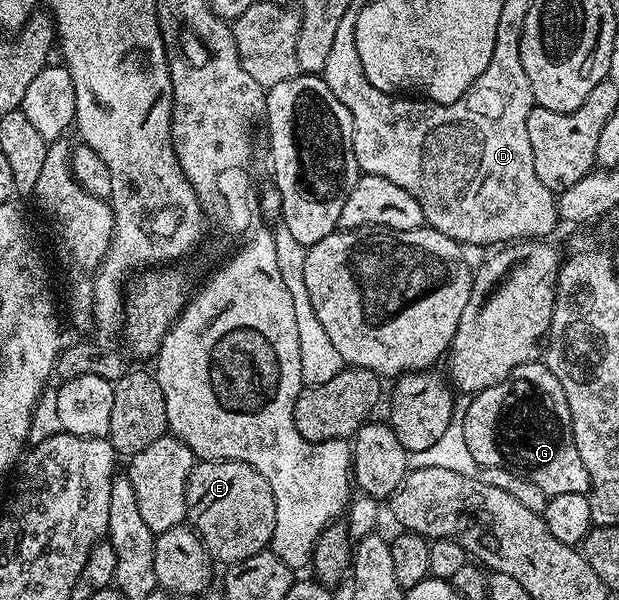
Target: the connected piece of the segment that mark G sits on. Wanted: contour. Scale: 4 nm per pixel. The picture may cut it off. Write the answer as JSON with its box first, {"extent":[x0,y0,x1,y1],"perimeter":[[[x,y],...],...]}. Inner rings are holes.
{"extent":[464,362,589,497],"perimeter":[[[543,362],[523,363],[514,369],[514,373],[510,373],[510,377],[506,377],[506,381],[498,381],[498,385],[490,385],[490,389],[477,391],[470,401],[464,425],[466,446],[477,468],[510,469],[510,473],[518,473],[518,477],[534,481],[534,485],[538,485],[538,489],[549,497],[558,493],[585,493],[589,490],[586,465],[582,465],[578,445],[574,445],[572,440],[572,418],[566,405],[566,393],[562,393],[558,377],[554,377],[554,373],[550,373]]]}

